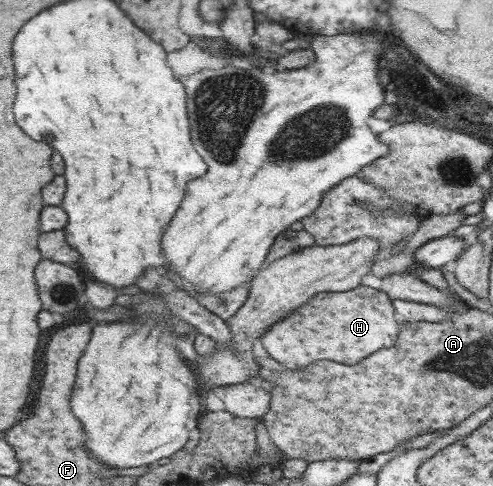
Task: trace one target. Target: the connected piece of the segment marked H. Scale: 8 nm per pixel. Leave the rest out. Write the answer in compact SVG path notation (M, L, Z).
M360 284L346 292L319 292L307 304L286 318L275 322L274 326L263 332L259 348L286 369L304 368L316 360L334 360L352 366L380 348L390 348L399 336L400 324L395 319L391 298L387 293Z

